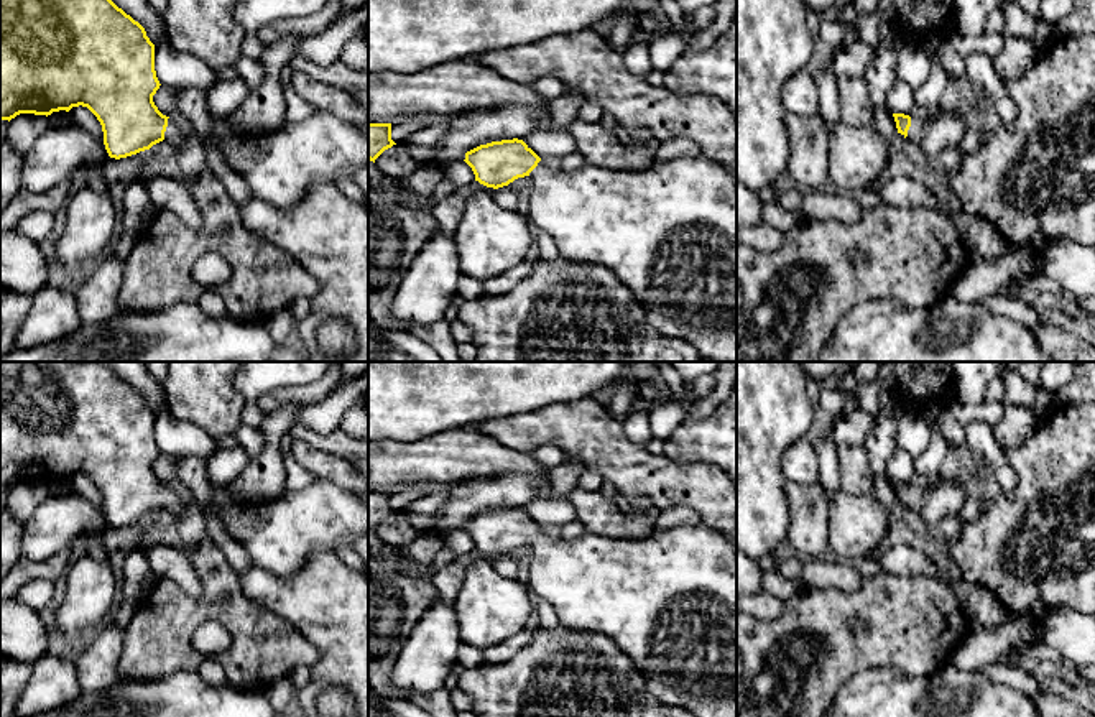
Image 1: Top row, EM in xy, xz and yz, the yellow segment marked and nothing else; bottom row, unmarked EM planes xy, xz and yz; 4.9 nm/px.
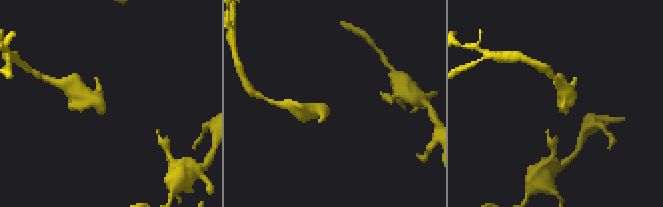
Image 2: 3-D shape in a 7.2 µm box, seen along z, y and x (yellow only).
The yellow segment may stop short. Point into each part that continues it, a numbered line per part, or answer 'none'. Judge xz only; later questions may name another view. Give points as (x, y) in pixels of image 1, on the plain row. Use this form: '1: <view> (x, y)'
1: xz (653, 597)

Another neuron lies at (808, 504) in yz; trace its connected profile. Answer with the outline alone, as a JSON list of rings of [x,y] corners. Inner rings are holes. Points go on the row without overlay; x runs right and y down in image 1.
[[[786,480],[784,497],[789,503],[791,546],[809,559],[829,556],[829,500],[822,485]]]

